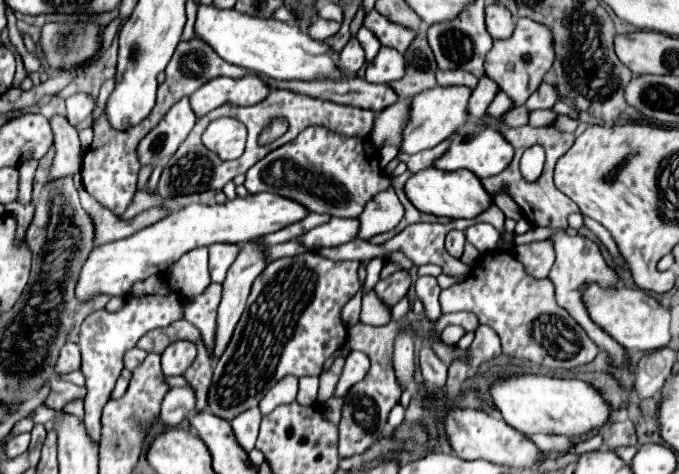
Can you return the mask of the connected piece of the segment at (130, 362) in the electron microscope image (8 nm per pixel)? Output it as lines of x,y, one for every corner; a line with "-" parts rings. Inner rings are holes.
141,348
129,350
129,352
125,354
125,368
127,368
127,370
135,370
135,368
145,360
145,356
147,356
147,352
141,350

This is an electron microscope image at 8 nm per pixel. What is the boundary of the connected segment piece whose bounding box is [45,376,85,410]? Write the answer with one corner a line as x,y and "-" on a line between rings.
57,376
49,380
51,384
51,394
45,400
47,406
51,406
53,410
61,410
65,404
69,404
69,400
83,400
85,396
85,386
73,386
69,382
59,380

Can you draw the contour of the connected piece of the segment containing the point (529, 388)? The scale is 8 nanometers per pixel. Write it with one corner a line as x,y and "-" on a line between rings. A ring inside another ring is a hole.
511,376
499,380
491,388
495,406
501,410
507,424
523,434
549,434
549,436
583,436
595,428
609,422
611,406
603,398
601,390
583,382
569,378
549,378
549,376

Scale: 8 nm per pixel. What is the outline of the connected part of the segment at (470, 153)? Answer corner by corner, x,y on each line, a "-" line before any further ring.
471,118
465,126
461,126
451,138
453,138
451,148
445,152
445,156
441,156
435,162
435,168
441,170
467,168
475,172
479,178
485,178
485,176
497,176
497,172
503,172
509,166
509,160
513,160
513,146
505,140
505,136
501,136
501,132
481,124
475,118

